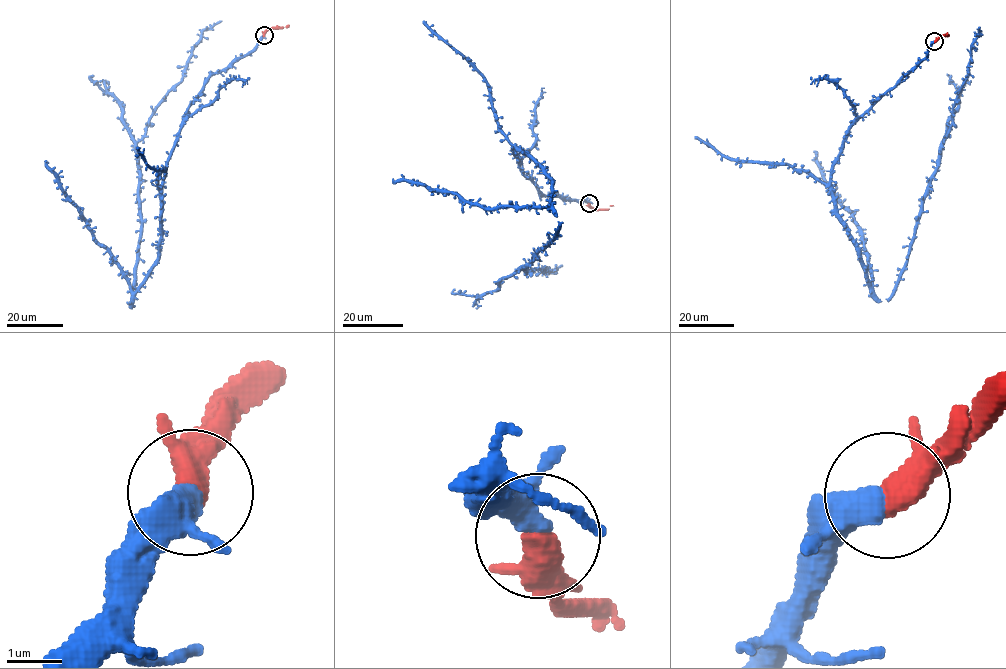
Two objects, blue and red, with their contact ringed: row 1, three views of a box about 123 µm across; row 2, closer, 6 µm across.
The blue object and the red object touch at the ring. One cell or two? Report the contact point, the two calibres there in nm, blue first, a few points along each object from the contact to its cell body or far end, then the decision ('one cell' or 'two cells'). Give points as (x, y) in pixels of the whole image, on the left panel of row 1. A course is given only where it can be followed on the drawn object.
place (264, 35); calibres 480 and 380 nm; course blue (263, 35), (189, 107), (161, 187), (157, 262), (131, 307), (136, 144), (203, 31), (222, 20); course red (263, 35), (269, 29), (289, 24); one cell

